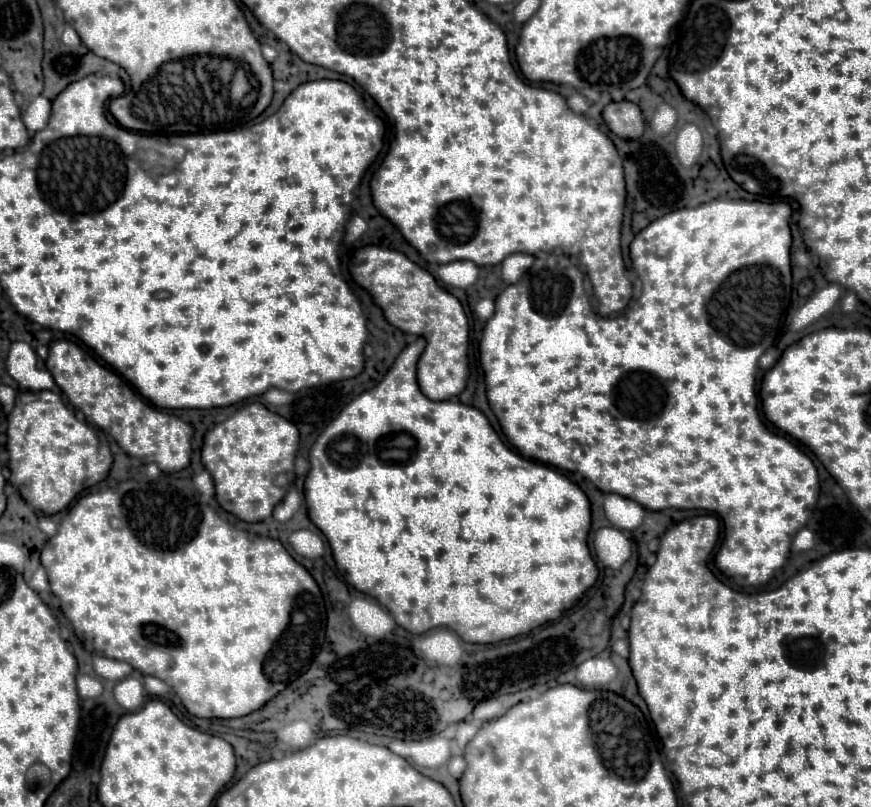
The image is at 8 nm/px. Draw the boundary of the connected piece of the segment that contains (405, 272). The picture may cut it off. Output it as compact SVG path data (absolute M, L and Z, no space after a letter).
M364 246L352 256L348 270L354 282L372 296L376 306L382 308L384 318L392 326L396 326L398 330L406 334L422 336L426 340L426 348L418 360L418 386L422 394L430 400L448 400L452 396L458 396L464 390L466 378L468 378L468 318L464 314L462 304L452 294L442 290L432 278L432 274L428 274L426 270L422 270L420 266L416 266L414 262L410 262L404 254L396 250Z

